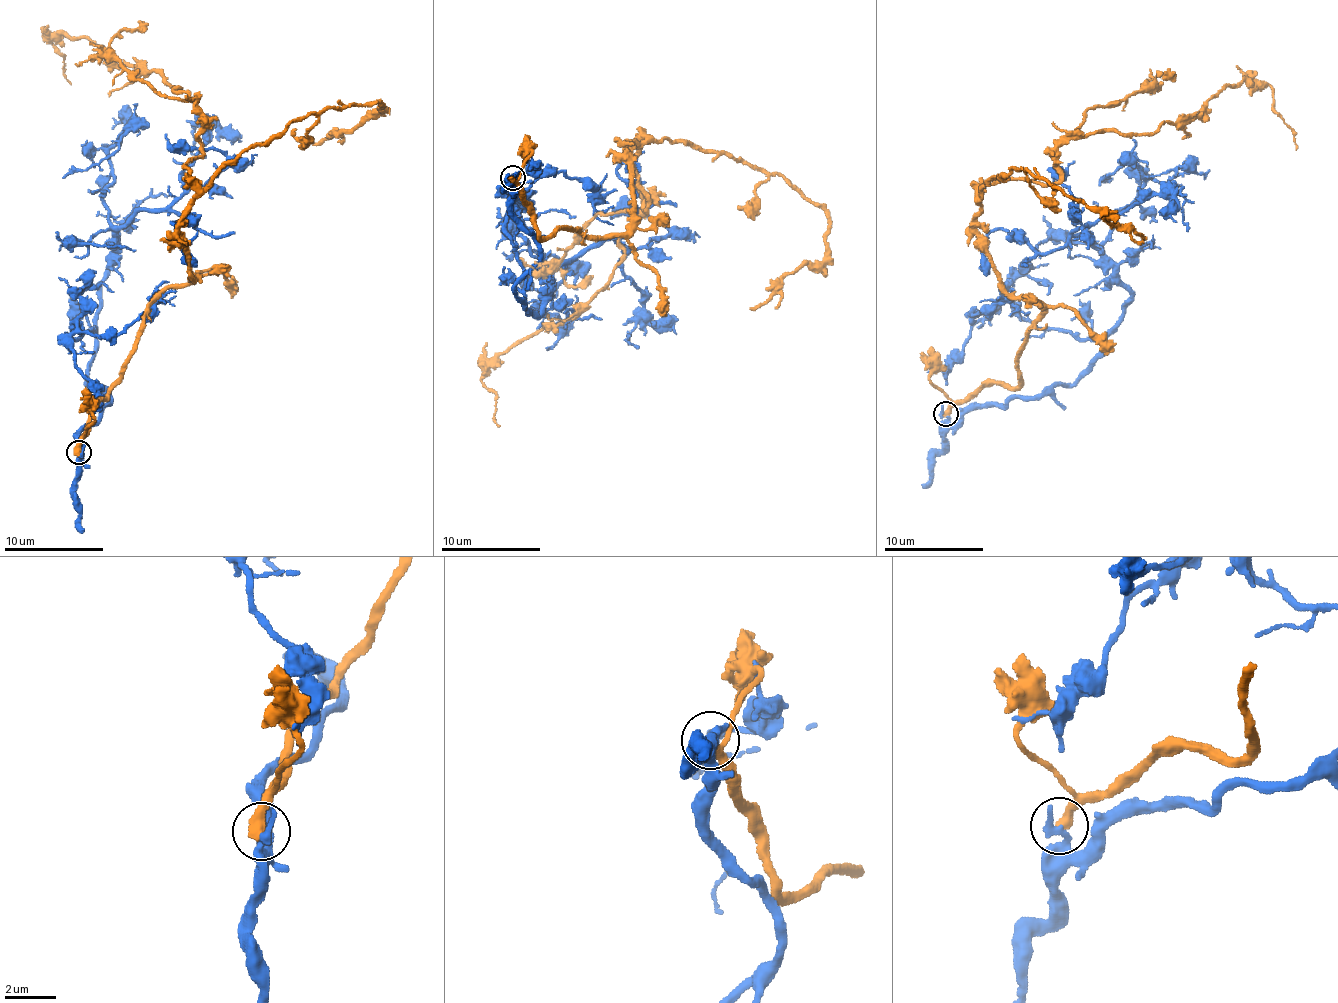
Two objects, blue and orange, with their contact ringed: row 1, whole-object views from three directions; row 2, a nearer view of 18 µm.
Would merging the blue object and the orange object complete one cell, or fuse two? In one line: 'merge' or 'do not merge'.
do not merge

